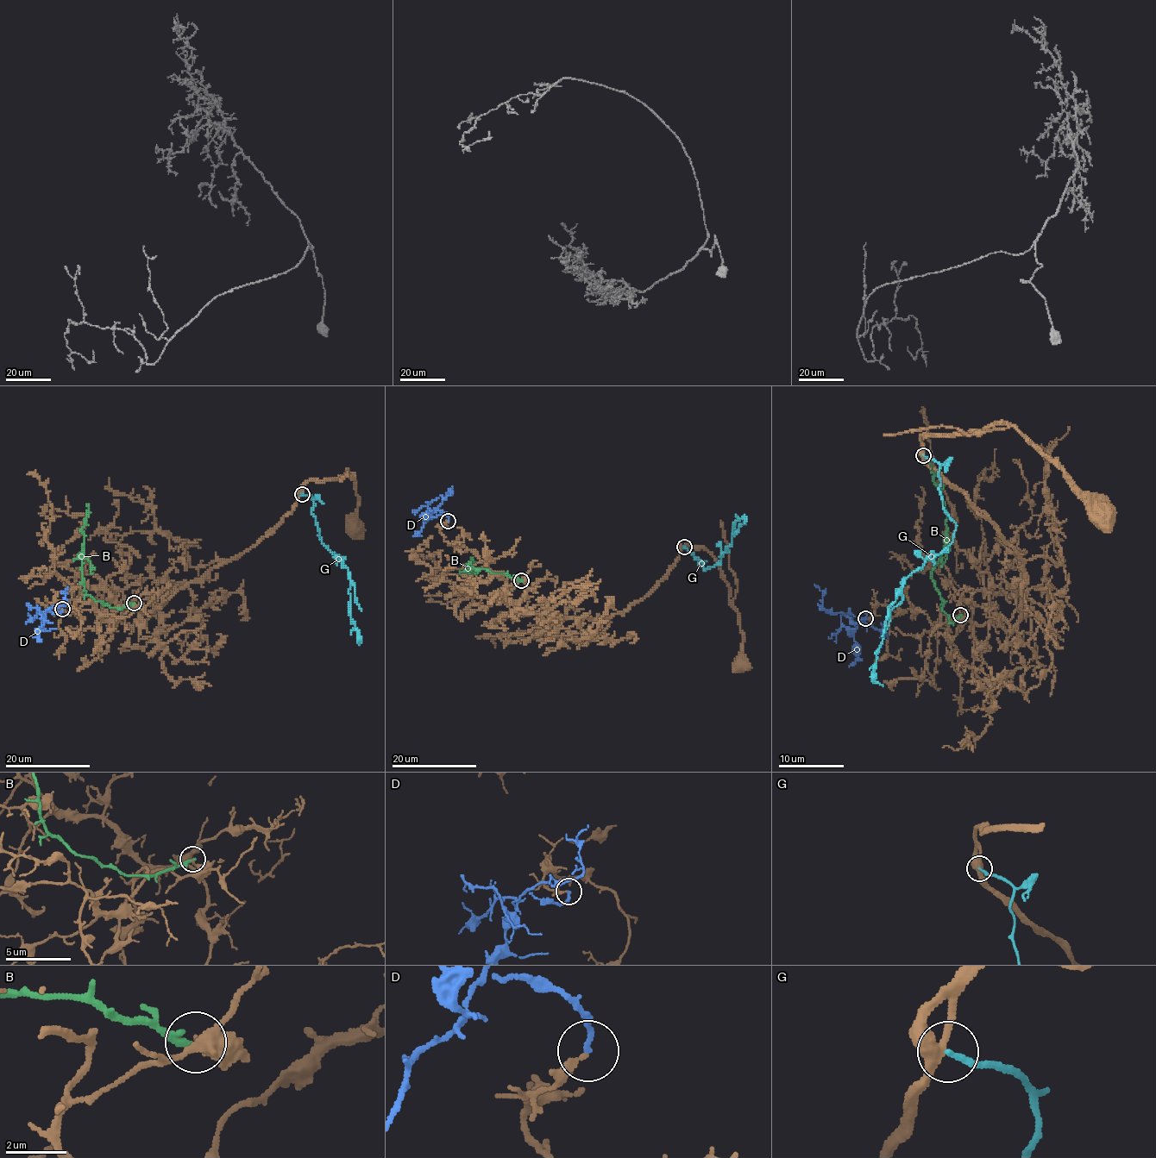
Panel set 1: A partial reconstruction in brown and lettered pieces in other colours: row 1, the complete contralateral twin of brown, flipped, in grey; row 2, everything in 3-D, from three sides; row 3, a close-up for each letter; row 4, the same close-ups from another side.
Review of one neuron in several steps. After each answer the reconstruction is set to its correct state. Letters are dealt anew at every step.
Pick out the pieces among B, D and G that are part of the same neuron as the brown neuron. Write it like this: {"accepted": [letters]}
{"accepted": ["D"]}

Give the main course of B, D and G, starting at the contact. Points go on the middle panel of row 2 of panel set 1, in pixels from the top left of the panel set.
B: (521, 579), (483, 569), (476, 570), (468, 562), (468, 570), (471, 557)
D: (448, 521), (444, 512), (434, 510), (452, 492), (449, 491), (452, 486)
G: (683, 547), (700, 560), (705, 569), (709, 568), (731, 543), (735, 522), (744, 518), (745, 523)

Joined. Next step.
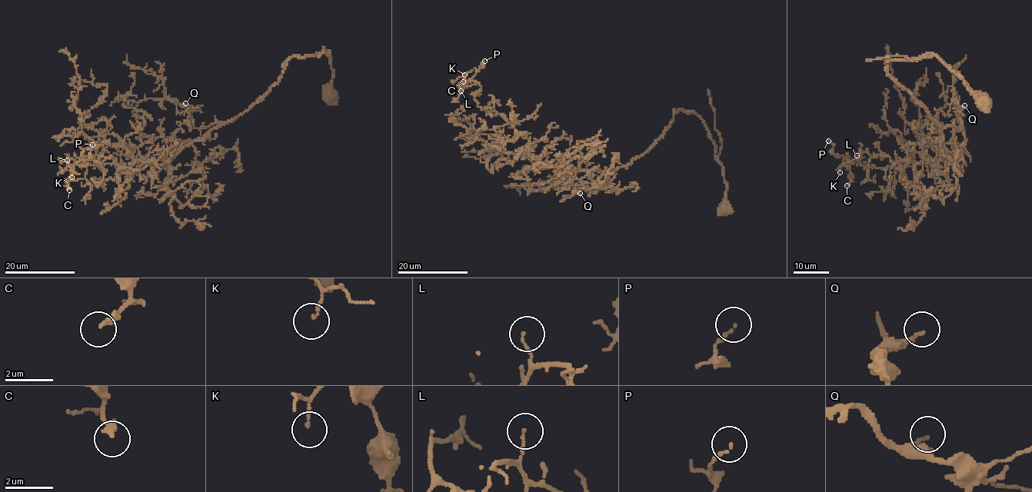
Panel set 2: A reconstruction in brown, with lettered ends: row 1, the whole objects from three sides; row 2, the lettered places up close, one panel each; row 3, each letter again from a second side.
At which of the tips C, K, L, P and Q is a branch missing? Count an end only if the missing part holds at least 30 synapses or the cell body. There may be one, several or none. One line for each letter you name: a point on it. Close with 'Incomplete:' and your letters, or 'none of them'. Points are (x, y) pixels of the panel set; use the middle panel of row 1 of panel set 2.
Q: place (580, 193)
Incomplete: Q

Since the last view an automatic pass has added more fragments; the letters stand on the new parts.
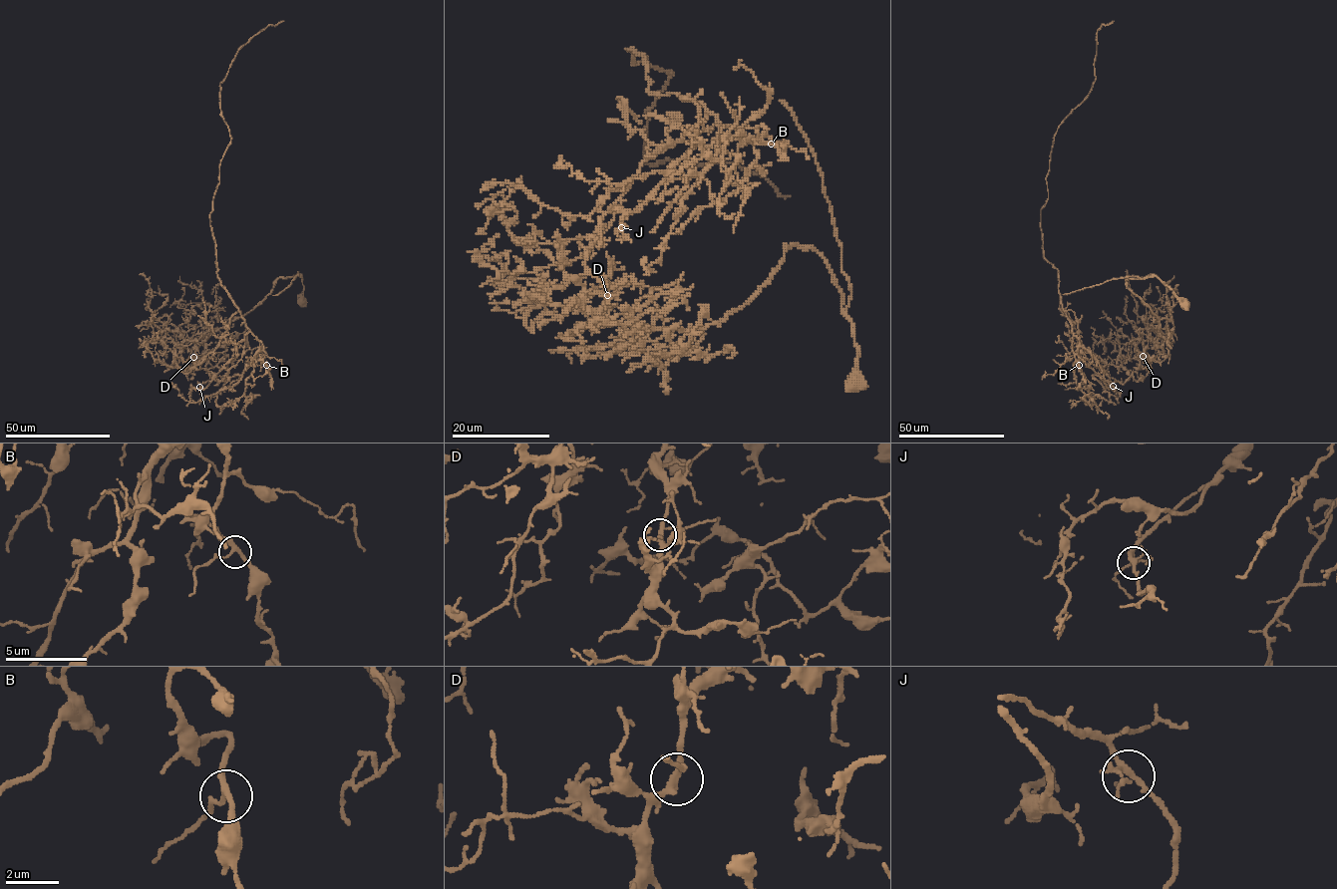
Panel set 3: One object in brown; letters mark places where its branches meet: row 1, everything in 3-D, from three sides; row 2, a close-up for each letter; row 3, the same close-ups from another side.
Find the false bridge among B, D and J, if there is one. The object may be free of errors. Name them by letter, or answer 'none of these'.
D

